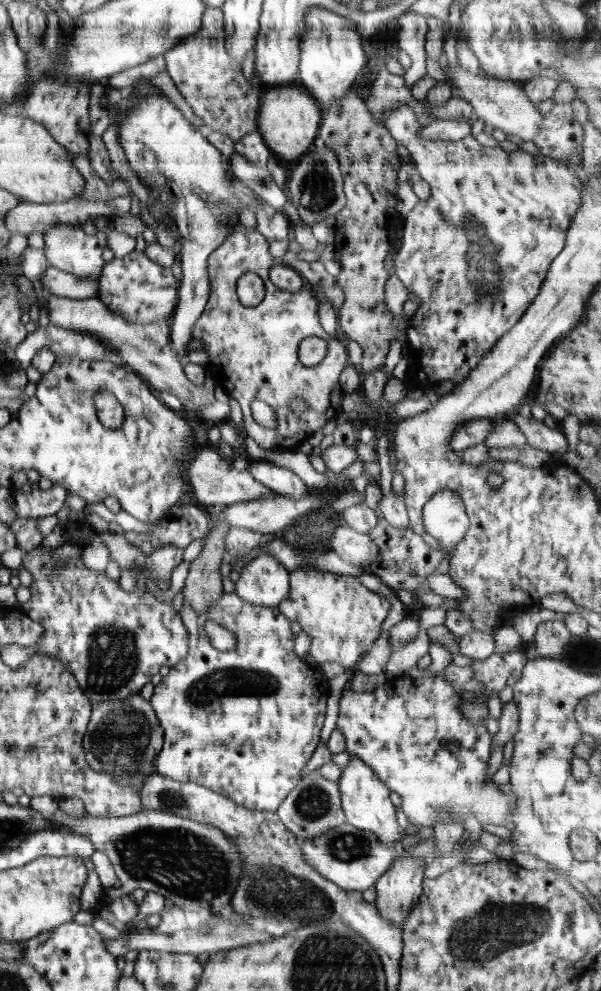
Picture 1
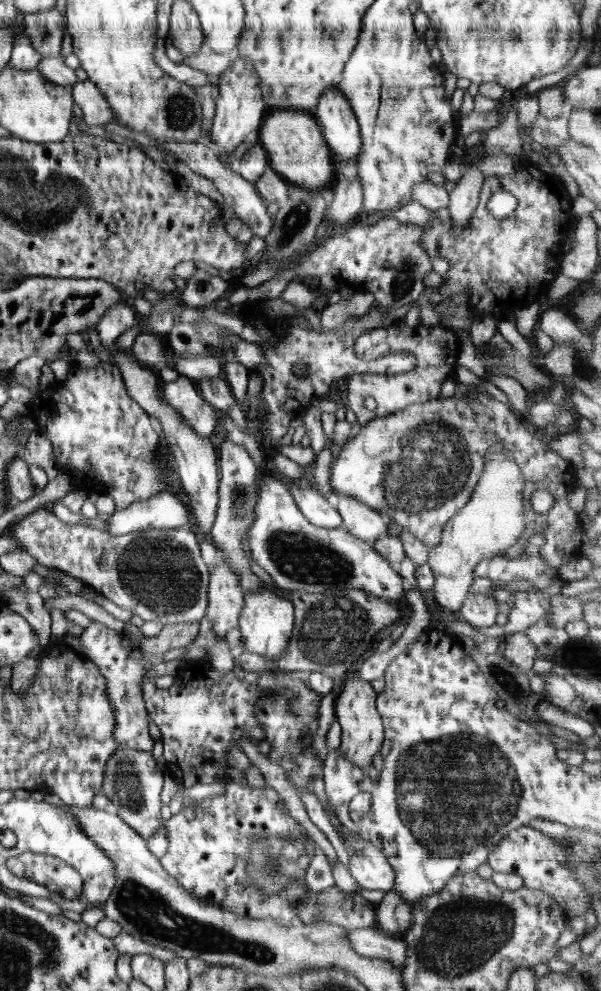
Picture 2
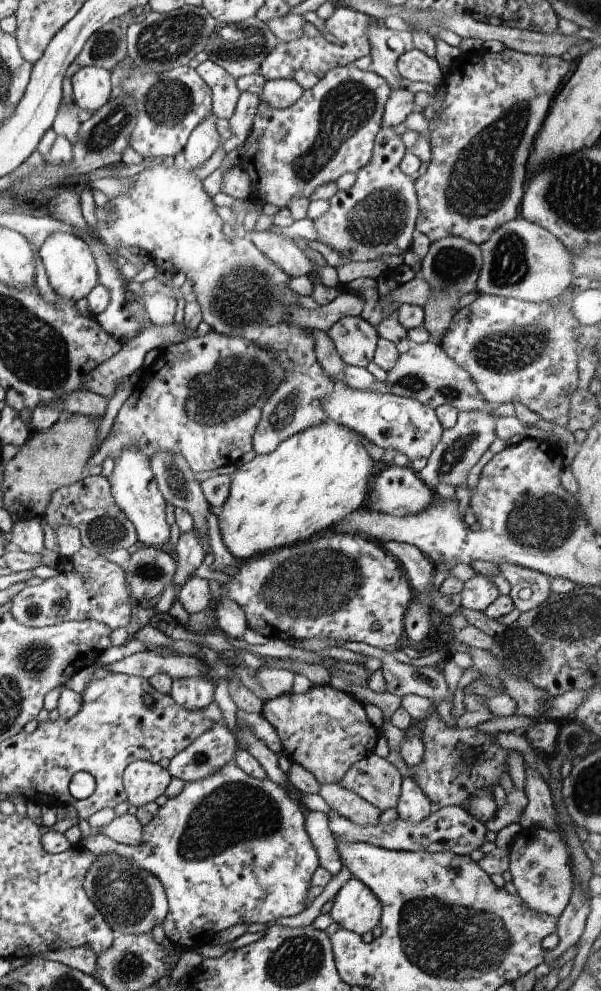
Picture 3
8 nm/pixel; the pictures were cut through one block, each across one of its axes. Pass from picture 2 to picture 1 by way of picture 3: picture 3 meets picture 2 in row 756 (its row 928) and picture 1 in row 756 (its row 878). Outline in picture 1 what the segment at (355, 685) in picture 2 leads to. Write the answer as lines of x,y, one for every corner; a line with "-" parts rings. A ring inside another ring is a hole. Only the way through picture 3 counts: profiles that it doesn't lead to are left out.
350,756
350,762
338,780
341,794
341,807
346,822
360,830
373,832
387,847
399,846
400,832
404,830
396,821
396,807
390,799
390,789
382,782
370,766
366,766
360,758

